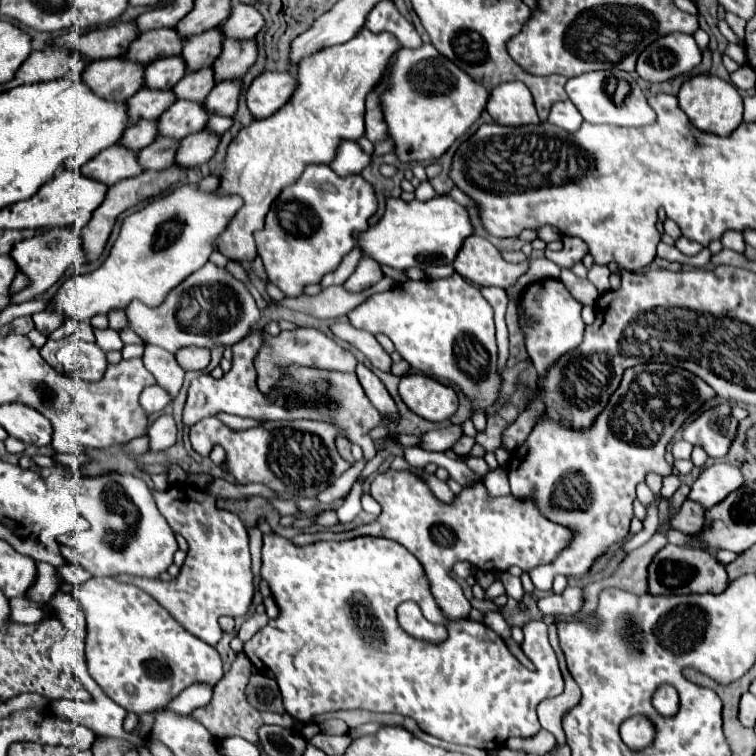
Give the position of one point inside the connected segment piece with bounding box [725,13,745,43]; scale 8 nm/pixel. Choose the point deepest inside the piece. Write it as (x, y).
(736, 23)

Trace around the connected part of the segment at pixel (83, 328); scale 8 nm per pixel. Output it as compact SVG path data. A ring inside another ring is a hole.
M65 321L55 333L49 335L51 339L63 339L63 337L73 337L81 341L93 341L93 329L89 321Z

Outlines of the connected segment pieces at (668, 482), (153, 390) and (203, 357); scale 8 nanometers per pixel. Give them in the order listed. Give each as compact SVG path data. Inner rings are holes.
M671 473L671 475L665 475L665 477L663 477L661 495L663 495L663 497L671 497L671 495L675 493L675 489L679 487L679 483L681 483L681 481L679 481L677 475L673 475L673 473Z
M157 384L145 388L140 395L140 404L149 415L163 410L172 400L172 397Z
M183 347L175 353L175 359L183 371L203 371L209 365L209 349Z

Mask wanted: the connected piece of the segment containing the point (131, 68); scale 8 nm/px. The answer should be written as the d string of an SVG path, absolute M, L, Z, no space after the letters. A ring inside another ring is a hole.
M121 57L91 61L81 79L103 99L127 101L143 85L143 65L123 61Z

